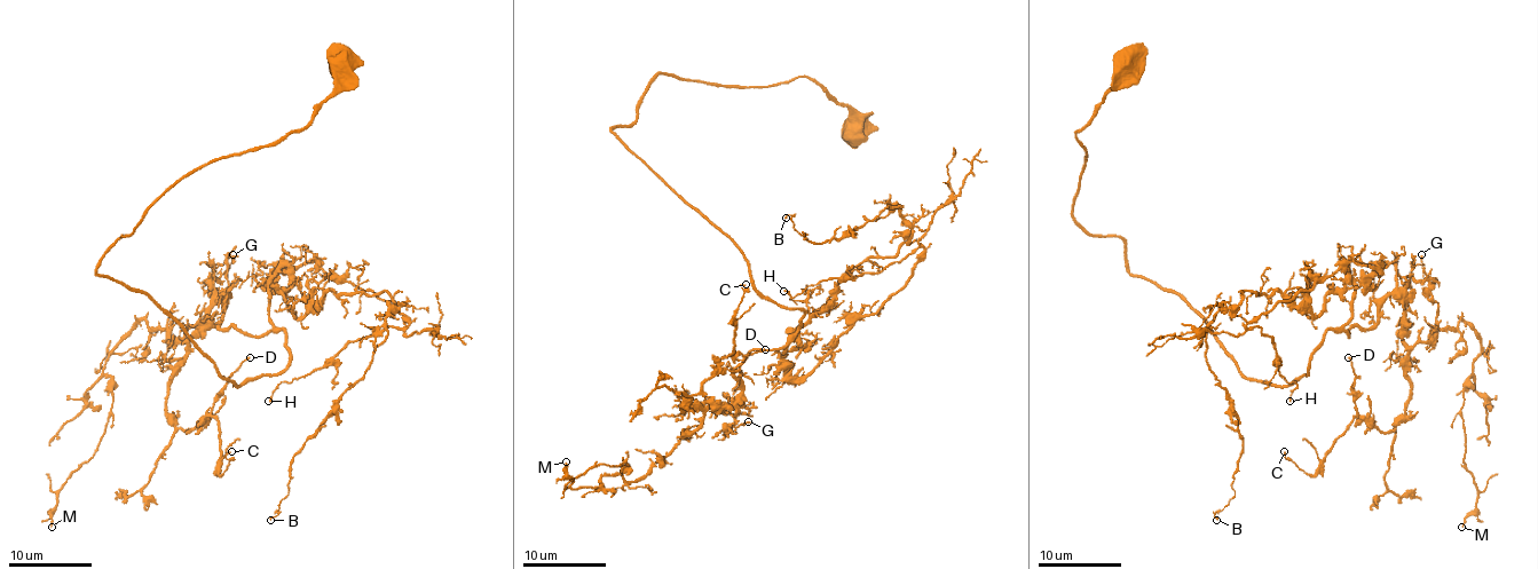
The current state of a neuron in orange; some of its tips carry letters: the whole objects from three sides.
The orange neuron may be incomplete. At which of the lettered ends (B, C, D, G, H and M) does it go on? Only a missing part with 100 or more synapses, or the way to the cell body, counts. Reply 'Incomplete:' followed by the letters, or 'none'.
Incomplete: none

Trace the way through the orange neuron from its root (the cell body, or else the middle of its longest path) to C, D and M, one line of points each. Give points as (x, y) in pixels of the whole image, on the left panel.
C: (341, 64), (97, 269), (235, 386), (288, 337), (225, 294), (189, 340), (166, 411), (231, 451)
D: (341, 64), (97, 269), (235, 386), (288, 337), (225, 294), (187, 433), (250, 357)
M: (341, 64), (97, 269), (235, 386), (285, 368), (227, 294), (189, 345), (141, 319), (52, 527)

